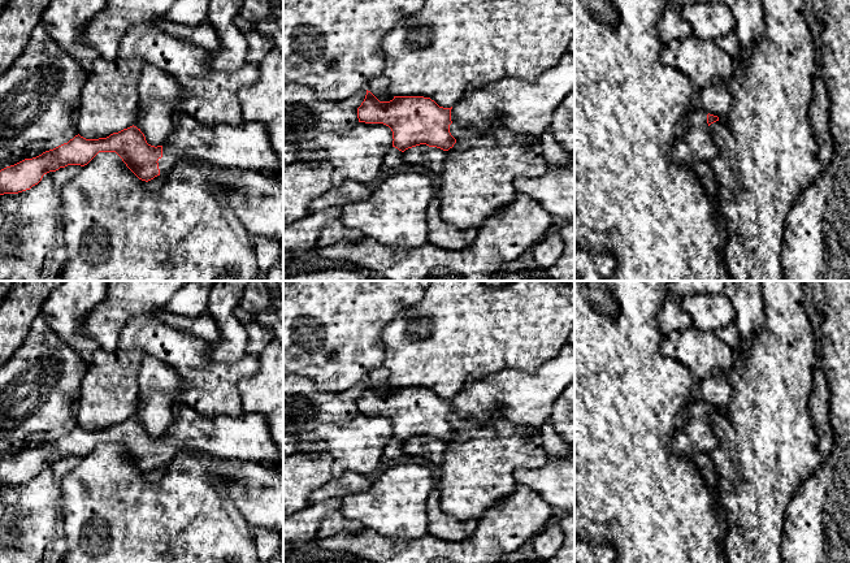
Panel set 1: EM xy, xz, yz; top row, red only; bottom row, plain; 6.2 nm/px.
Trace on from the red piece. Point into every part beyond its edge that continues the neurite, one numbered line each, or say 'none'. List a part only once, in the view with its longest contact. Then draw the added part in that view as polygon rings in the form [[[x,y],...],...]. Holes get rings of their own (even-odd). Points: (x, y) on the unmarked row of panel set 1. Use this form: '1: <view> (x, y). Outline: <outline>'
1: xy (246, 437). Outline: [[[175,403],[173,423],[162,436],[160,465],[168,464],[181,450],[195,450],[220,459],[276,463],[279,458],[268,420],[261,413],[239,416],[203,416],[191,407]]]

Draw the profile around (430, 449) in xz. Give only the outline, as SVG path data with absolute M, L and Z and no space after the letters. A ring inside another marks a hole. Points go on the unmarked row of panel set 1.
M420 436L406 441L403 443L403 450L406 455L417 456L441 465L444 459L446 442Z

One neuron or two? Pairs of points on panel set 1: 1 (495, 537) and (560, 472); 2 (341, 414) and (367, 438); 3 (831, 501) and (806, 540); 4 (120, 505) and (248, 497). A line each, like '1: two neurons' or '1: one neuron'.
1: two neurons
2: two neurons
3: one neuron
4: two neurons

